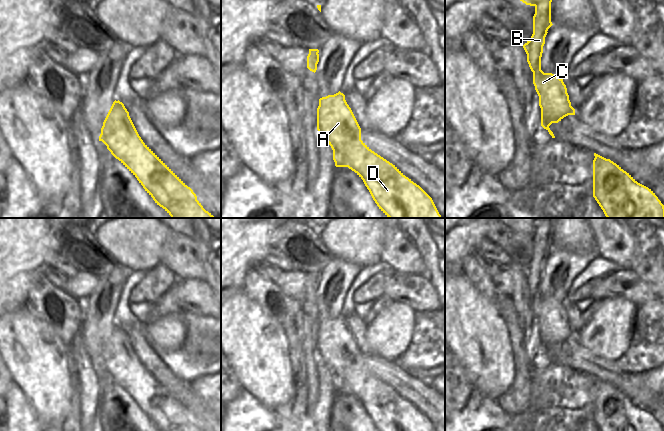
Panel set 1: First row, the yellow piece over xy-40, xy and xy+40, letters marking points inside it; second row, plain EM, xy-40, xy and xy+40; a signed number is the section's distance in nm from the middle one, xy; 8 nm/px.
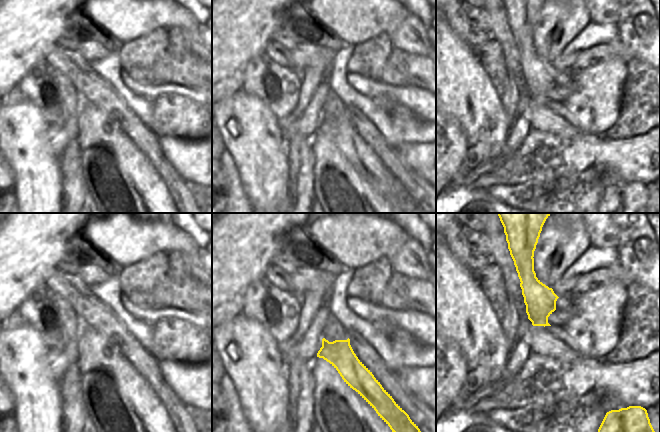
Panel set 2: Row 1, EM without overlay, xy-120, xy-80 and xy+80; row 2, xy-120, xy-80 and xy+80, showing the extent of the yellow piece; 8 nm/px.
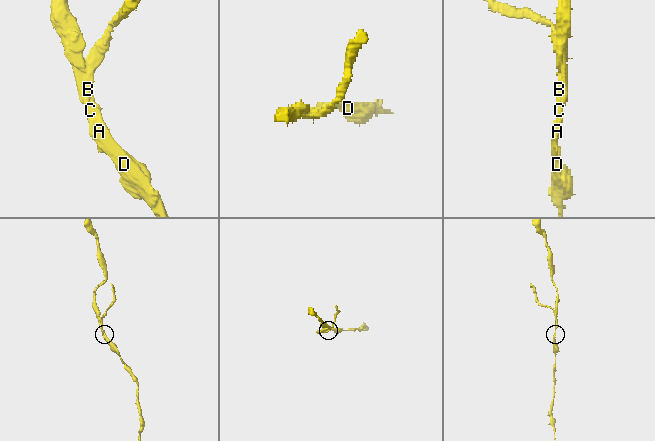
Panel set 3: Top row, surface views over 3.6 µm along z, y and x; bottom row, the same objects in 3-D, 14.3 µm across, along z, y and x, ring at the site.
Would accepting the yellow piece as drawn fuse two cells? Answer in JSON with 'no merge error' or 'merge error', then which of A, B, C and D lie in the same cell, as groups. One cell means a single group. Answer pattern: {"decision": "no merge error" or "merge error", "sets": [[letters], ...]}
{"decision": "merge error", "sets": [["A", "C", "D"], ["B"]]}

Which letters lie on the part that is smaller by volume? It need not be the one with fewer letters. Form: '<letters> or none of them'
B.

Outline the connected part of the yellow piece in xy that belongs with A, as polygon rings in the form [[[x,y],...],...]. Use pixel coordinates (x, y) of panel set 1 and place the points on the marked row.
[[[340,91],[319,99],[317,130],[333,150],[335,166],[354,171],[388,218],[442,218],[419,185],[361,140],[361,128]]]

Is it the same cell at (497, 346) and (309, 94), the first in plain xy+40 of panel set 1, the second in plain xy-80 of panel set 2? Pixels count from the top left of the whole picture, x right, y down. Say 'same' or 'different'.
different

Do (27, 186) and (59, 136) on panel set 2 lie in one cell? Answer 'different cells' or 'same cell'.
different cells

